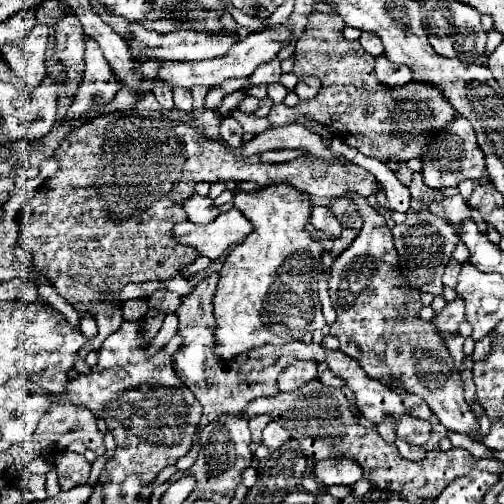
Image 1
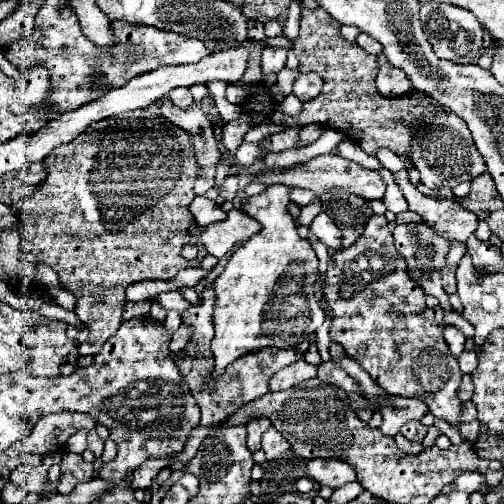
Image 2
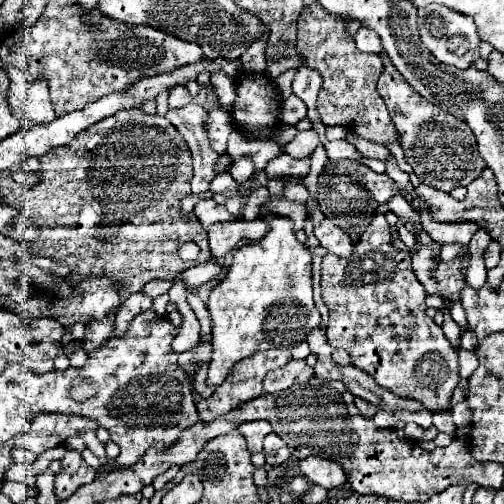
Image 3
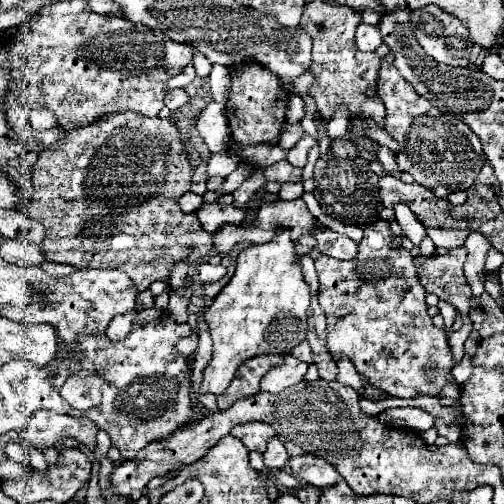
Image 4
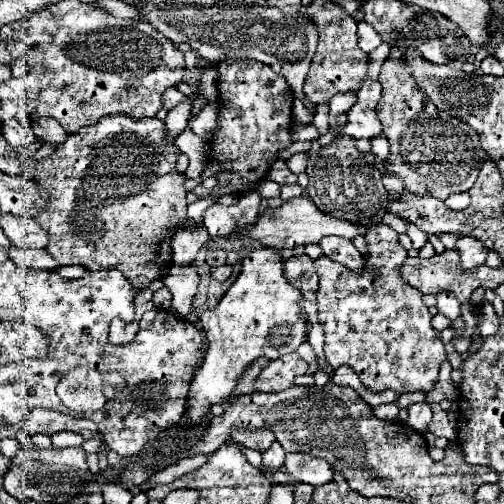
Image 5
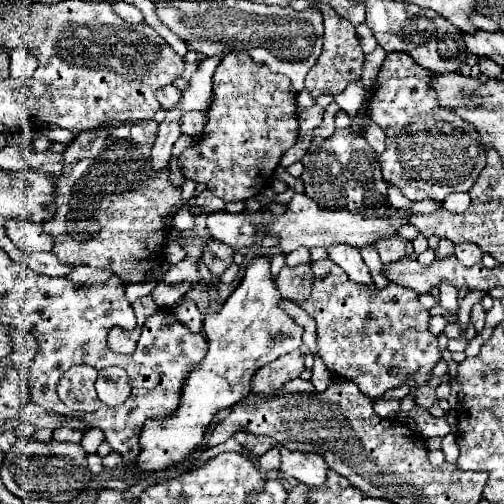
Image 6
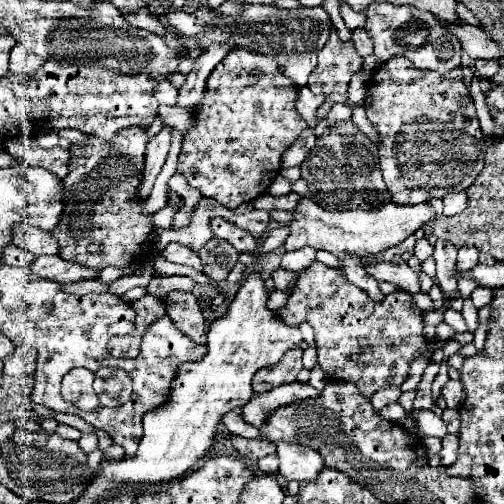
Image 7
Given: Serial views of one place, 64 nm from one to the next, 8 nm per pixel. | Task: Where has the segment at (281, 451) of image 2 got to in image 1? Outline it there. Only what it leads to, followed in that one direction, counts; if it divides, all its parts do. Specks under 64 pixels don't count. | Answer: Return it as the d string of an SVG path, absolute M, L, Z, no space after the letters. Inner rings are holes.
M272 420L272 422L264 428L262 444L264 444L270 452L278 450L286 440L288 440L288 430L280 428L280 424L278 424L278 422L274 422L274 420Z

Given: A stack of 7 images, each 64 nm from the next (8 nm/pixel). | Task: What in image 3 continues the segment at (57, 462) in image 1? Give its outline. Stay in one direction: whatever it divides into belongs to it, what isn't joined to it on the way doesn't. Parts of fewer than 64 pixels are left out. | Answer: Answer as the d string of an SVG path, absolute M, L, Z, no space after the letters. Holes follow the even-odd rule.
M68 450L62 458L62 468L54 480L54 494L58 500L72 496L80 486L90 484L96 478L96 470L84 462L80 452Z

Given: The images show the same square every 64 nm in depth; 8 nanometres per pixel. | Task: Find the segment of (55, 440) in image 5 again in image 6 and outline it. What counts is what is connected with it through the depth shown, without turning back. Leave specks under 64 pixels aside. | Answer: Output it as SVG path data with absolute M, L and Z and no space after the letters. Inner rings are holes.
M60 426L54 430L54 438L58 442L80 442L82 440L82 434L78 428L68 428L68 426Z

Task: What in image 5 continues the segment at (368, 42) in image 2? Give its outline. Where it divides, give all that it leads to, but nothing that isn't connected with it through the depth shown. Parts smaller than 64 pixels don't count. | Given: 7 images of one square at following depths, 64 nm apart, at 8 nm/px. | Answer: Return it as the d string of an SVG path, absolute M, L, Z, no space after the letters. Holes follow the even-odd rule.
M358 22L358 46L368 54L382 44L382 38L366 22Z

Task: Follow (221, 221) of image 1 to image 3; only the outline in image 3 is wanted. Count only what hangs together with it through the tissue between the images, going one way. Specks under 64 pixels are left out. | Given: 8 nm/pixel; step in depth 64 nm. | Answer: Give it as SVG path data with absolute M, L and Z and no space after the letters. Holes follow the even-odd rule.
M258 218L254 222L236 220L236 222L226 222L226 224L214 224L208 232L210 252L216 258L226 256L238 244L262 240L266 234L268 234L268 224L264 222L264 218Z

